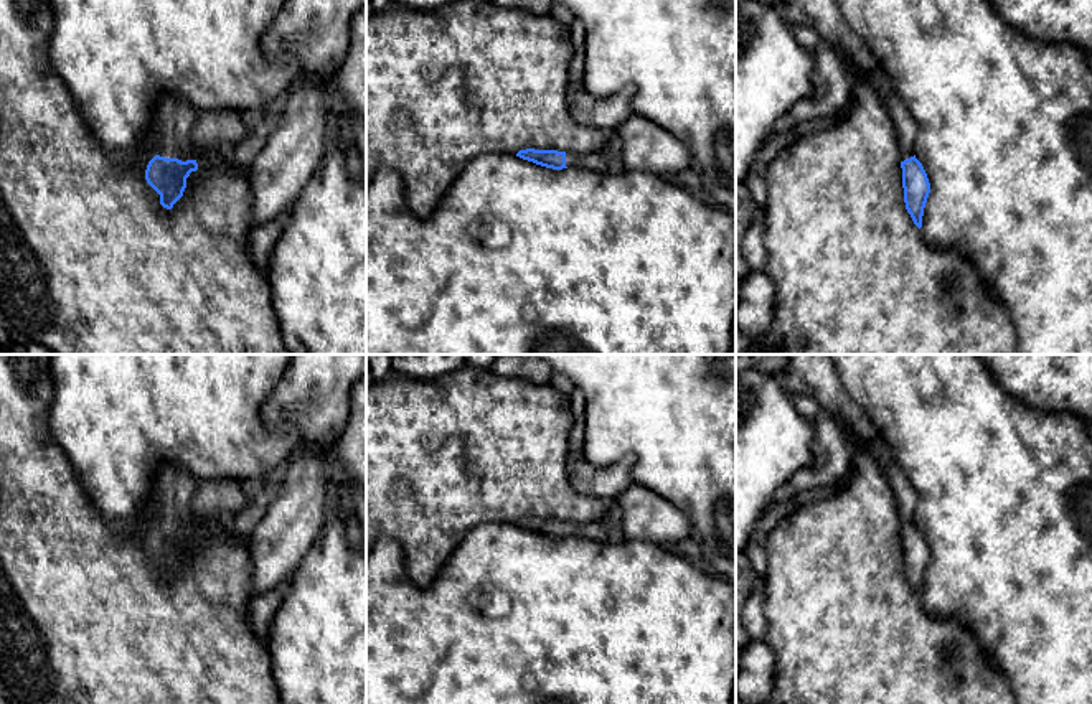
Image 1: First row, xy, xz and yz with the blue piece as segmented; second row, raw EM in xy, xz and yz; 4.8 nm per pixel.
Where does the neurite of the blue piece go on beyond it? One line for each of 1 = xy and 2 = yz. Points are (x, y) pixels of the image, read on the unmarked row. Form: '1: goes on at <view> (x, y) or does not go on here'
1: goes on at xy (185, 502)
2: goes on at yz (815, 375)

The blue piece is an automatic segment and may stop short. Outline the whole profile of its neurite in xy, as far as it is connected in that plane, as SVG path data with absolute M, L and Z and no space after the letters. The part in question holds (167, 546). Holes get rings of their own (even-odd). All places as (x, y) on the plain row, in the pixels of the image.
M173 463L160 468L157 496L160 523L148 531L145 549L167 579L183 566L186 547L198 539L206 523L214 521L226 533L234 533L233 519L247 503L241 481L195 478Z

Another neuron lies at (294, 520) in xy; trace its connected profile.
M300 447L282 468L282 493L251 533L252 598L290 580L320 536L325 516L325 450Z

